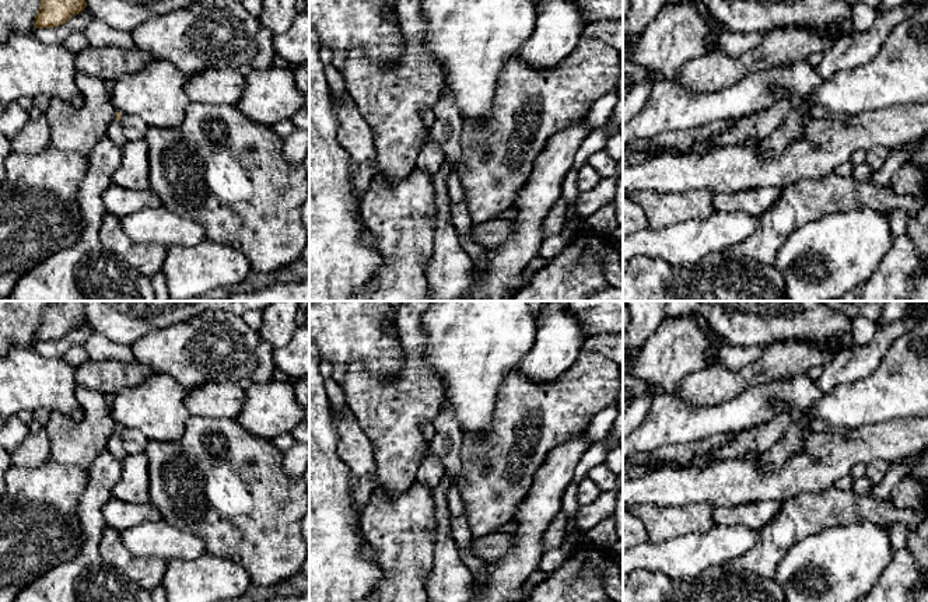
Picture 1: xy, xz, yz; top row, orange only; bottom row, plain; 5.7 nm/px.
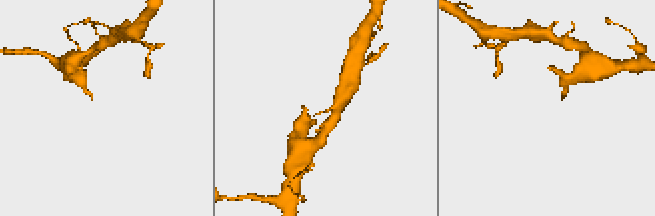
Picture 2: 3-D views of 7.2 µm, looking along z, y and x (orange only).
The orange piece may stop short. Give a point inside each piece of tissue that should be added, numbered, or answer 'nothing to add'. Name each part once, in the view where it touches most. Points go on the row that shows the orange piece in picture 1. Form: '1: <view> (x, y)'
1: xy (115, 132)

